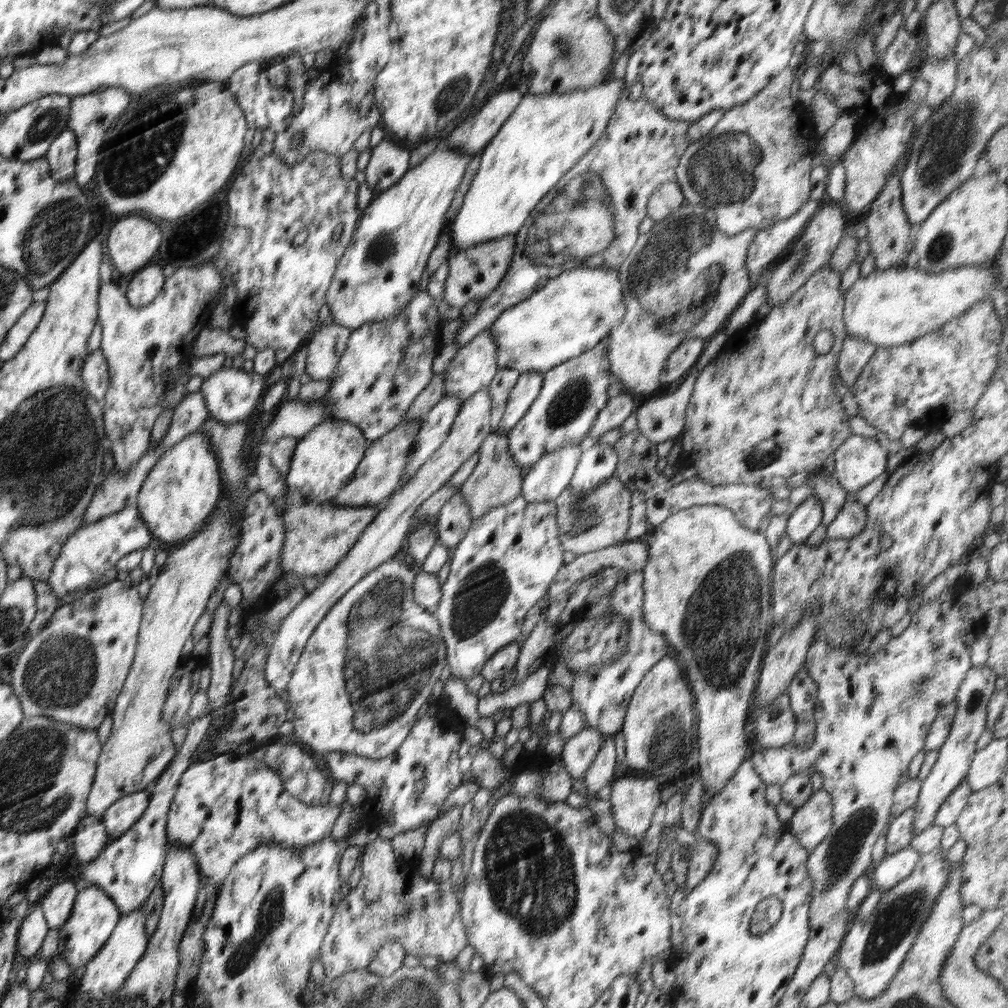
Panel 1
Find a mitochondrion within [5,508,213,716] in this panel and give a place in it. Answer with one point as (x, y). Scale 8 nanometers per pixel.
(61, 672)

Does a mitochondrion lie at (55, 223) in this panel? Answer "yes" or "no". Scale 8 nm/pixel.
yes

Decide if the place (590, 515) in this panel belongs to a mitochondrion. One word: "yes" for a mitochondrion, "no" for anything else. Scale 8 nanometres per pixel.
yes

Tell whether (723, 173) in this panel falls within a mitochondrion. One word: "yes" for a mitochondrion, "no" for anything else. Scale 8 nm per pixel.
yes

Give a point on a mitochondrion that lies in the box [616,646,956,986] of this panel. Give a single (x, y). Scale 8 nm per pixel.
(897, 919)

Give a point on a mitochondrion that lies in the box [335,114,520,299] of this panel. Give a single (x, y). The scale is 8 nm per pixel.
(382, 248)

